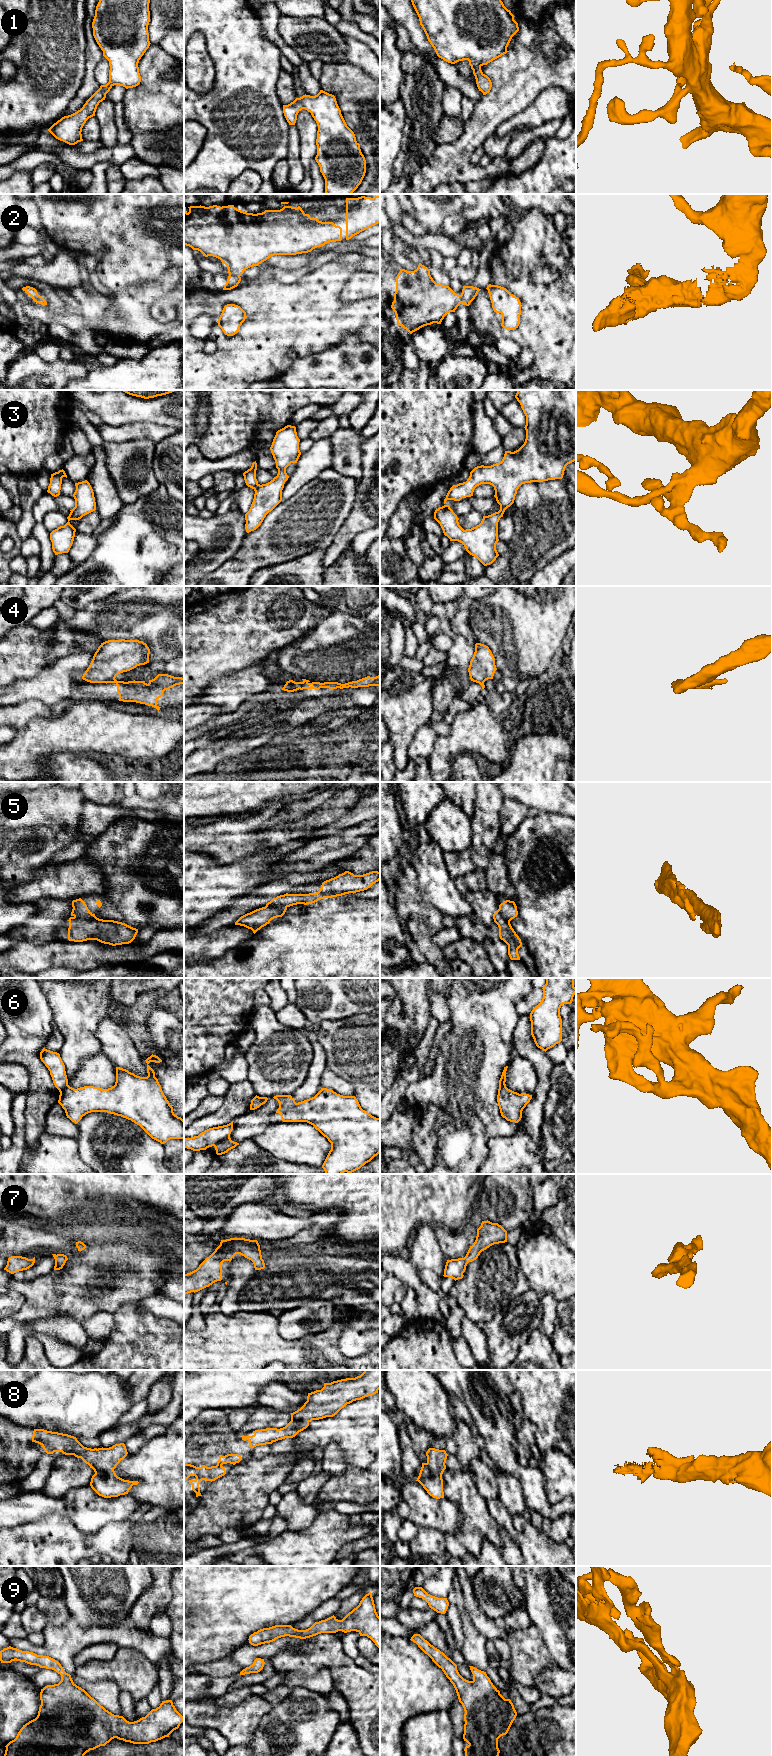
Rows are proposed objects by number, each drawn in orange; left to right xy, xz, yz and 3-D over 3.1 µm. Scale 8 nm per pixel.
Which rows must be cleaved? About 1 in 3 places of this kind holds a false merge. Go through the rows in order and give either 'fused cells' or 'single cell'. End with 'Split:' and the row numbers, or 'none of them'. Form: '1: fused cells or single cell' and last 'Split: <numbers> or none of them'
1: single cell
2: single cell
3: single cell
4: fused cells
5: single cell
6: fused cells
7: single cell
8: single cell
9: single cell
Split: 4, 6

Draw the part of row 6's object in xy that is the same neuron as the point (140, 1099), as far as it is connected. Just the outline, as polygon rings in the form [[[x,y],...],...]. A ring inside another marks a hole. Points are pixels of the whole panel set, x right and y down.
[[[152,1054],[145,1061],[147,1077],[116,1067],[116,1082],[111,1088],[74,1089],[68,1085],[60,1092],[58,1103],[75,1124],[88,1113],[107,1112],[131,1120],[161,1144],[170,1139],[184,1139],[184,1120],[174,1114],[154,1070],[148,1065],[162,1060]]]

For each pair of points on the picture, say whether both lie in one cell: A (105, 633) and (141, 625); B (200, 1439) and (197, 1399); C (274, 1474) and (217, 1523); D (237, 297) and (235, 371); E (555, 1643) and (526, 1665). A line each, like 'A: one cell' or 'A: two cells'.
A: one cell
B: two cells
C: one cell
D: one cell
E: two cells

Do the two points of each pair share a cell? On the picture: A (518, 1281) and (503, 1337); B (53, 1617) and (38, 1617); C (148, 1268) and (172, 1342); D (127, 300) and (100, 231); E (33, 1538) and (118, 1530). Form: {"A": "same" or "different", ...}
{"A": "different", "B": "different", "C": "different", "D": "different", "E": "same"}

